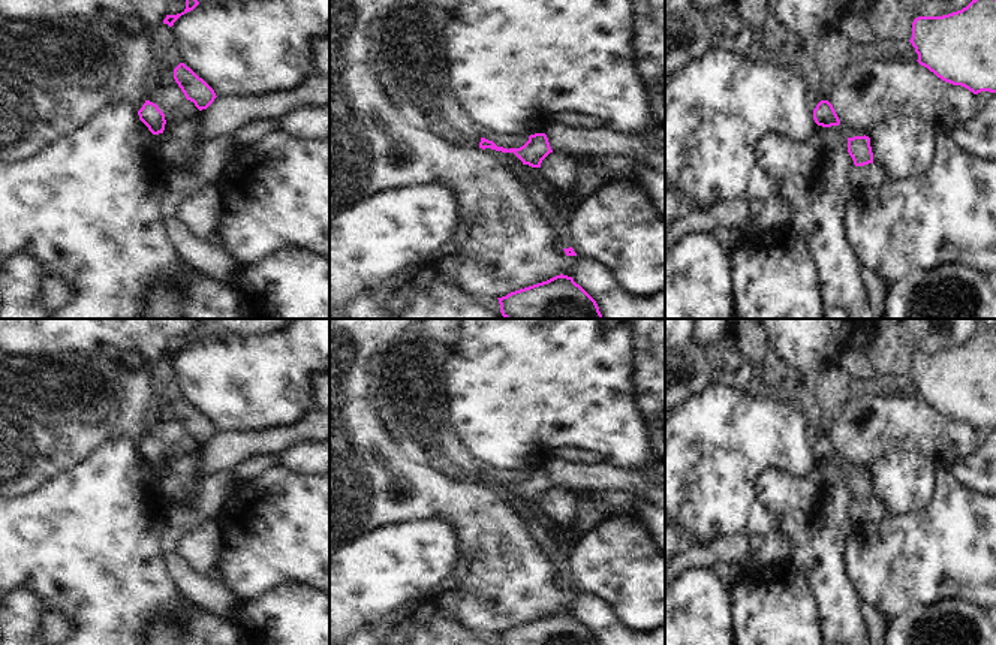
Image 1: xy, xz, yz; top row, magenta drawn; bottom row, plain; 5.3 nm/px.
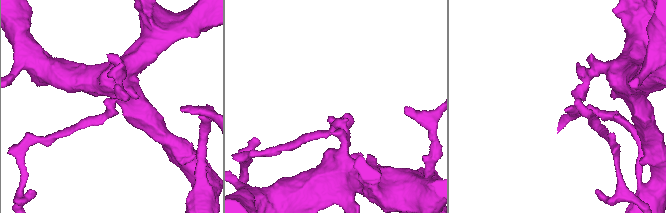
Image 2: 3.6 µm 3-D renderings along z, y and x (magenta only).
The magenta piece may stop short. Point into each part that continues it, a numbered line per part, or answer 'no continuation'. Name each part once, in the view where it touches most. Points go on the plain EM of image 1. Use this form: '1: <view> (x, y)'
no continuation

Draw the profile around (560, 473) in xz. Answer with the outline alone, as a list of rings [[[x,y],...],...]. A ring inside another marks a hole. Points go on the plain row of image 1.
[[[553,456],[545,470],[553,488],[616,488],[635,492],[638,497],[647,491],[665,488],[665,461],[620,468],[604,461],[572,464]]]

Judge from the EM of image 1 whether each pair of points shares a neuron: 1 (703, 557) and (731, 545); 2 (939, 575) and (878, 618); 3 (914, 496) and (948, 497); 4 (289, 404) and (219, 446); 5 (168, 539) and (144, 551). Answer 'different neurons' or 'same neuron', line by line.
1: same neuron
2: different neurons
3: different neurons
4: different neurons
5: different neurons

